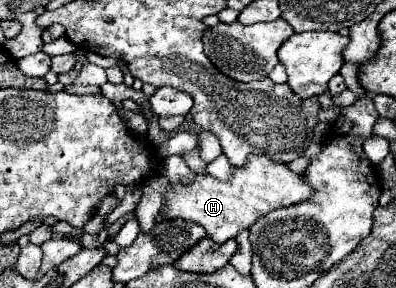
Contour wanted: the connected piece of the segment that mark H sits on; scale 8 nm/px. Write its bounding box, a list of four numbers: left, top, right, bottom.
[160,156,312,244]

